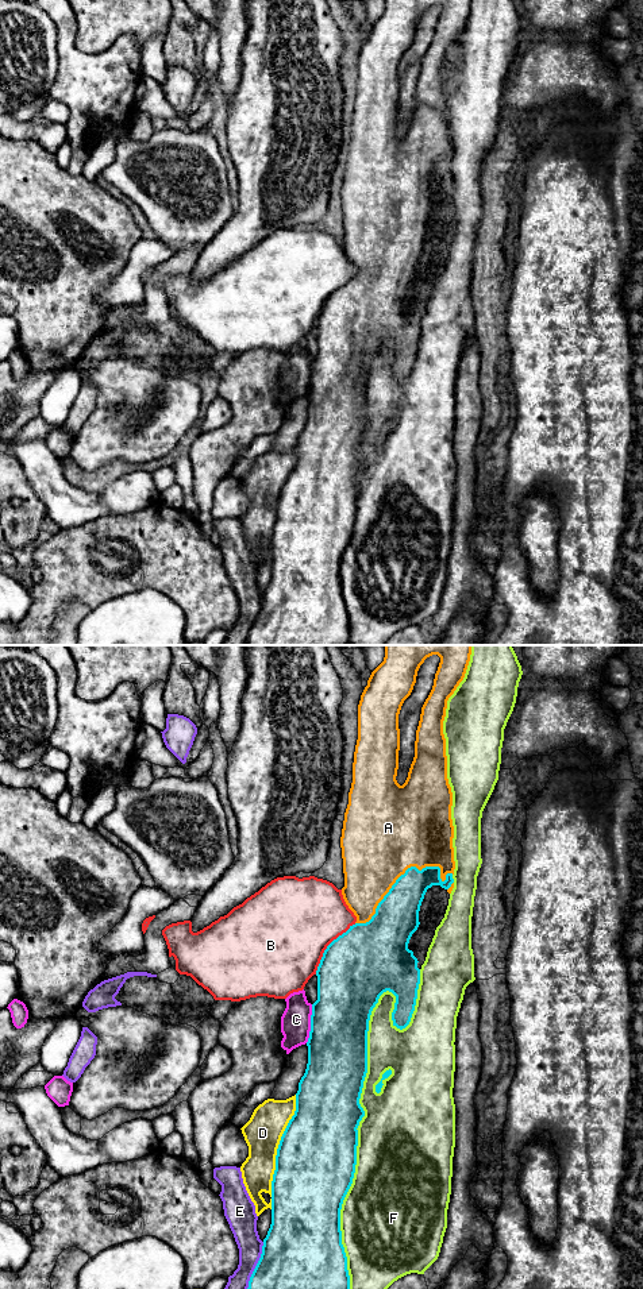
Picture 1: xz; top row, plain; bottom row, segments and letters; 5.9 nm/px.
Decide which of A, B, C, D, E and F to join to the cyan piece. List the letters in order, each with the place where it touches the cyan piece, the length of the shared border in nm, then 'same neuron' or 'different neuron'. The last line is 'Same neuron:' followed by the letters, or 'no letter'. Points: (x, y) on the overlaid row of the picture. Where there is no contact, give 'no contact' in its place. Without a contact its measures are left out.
A: contact xz (404, 873); length 650 nm; same neuron
B: contact xz (327, 946); length 380 nm; different neuron
C: contact xz (311, 1023); length 240 nm; different neuron
D: contact xz (278, 1146); length 650 nm; different neuron
E: contact xz (257, 1265); length 300 nm; different neuron
F: contact xz (362, 1087); length 1950 nm; different neuron
Same neuron: A

